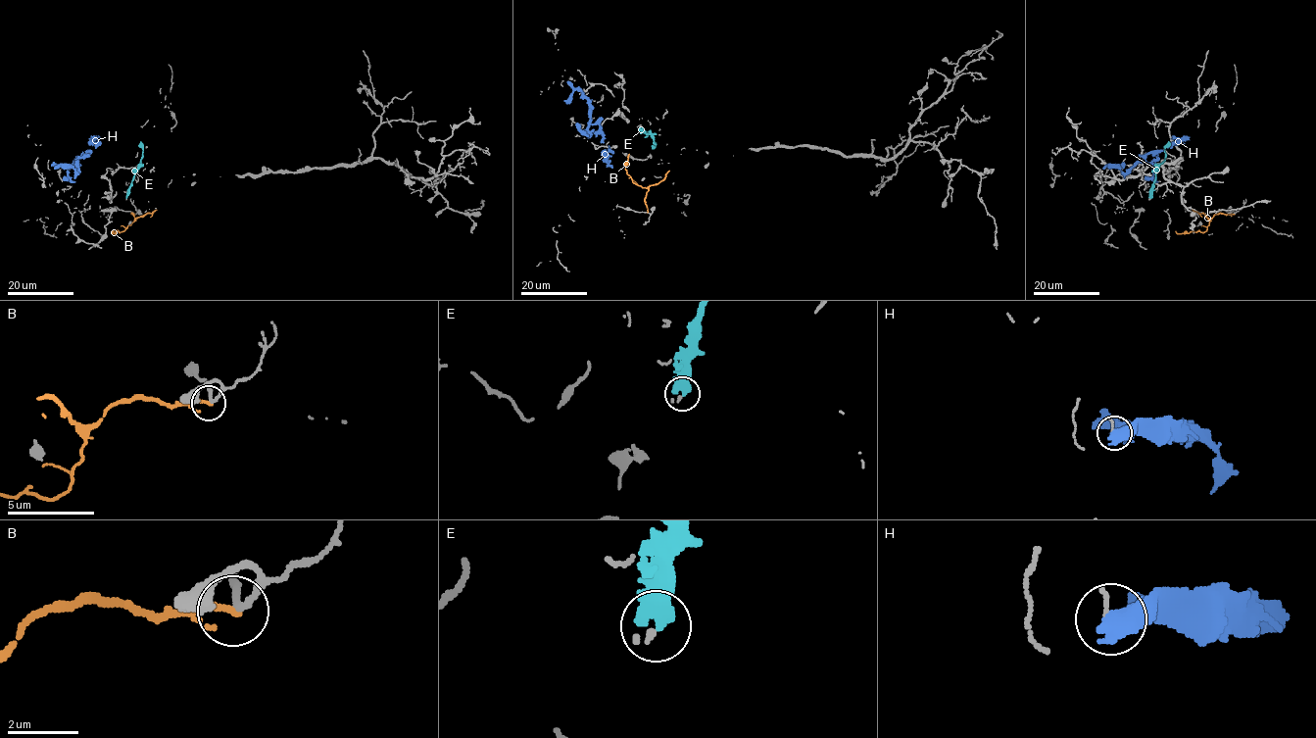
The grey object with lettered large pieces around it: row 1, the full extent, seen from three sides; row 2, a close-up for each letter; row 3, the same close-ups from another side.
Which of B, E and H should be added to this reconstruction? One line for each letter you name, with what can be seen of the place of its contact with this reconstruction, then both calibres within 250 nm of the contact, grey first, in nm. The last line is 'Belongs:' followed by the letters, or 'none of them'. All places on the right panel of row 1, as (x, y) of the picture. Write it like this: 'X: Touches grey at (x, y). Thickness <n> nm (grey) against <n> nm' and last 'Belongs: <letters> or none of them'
Belongs: none of them

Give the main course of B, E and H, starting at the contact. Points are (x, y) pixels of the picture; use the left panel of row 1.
B: (134, 214), (131, 214), (134, 220), (121, 231), (112, 233), (117, 230)
E: (126, 197), (141, 158), (140, 141)
H: (56, 167), (72, 167), (75, 174), (76, 160), (95, 147), (92, 142), (95, 139), (100, 140)

